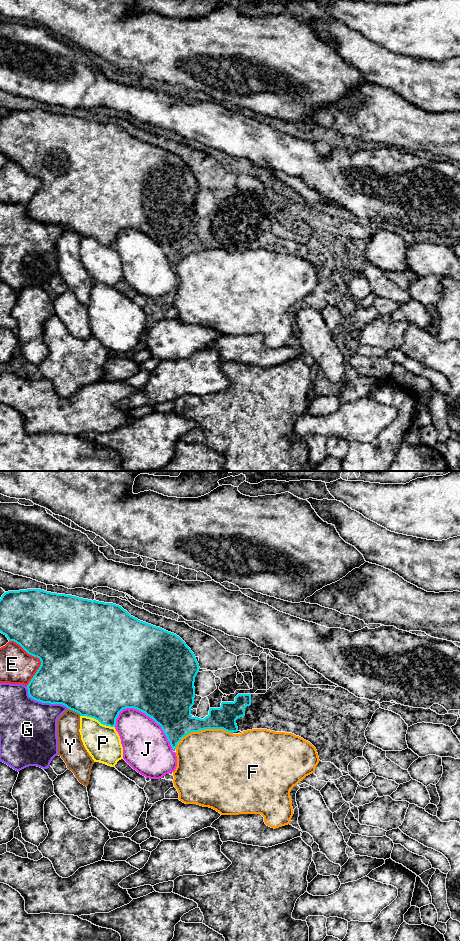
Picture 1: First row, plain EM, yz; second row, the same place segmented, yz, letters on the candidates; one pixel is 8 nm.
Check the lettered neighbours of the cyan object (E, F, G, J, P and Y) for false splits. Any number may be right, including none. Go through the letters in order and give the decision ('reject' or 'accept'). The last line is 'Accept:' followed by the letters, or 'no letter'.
E: reject
F: reject
G: reject
J: reject
P: reject
Y: reject
Accept: no letter

